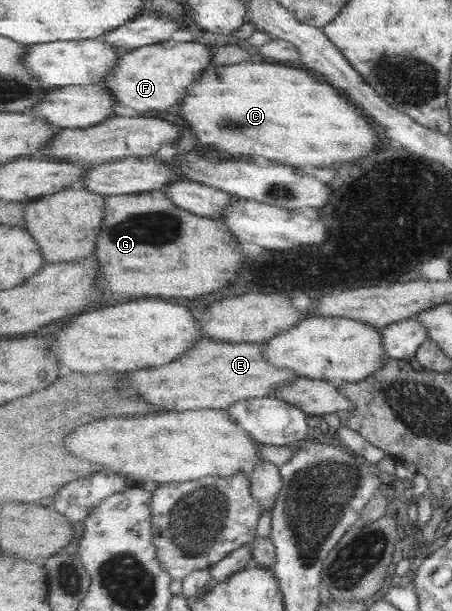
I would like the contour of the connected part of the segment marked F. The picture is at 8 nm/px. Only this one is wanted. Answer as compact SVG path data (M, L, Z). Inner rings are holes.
M167 40L161 44L153 44L144 48L123 51L118 65L109 72L107 88L109 95L117 104L129 106L139 114L159 114L171 105L179 105L187 89L200 78L203 71L210 67L214 56L213 49L201 42L179 42Z

